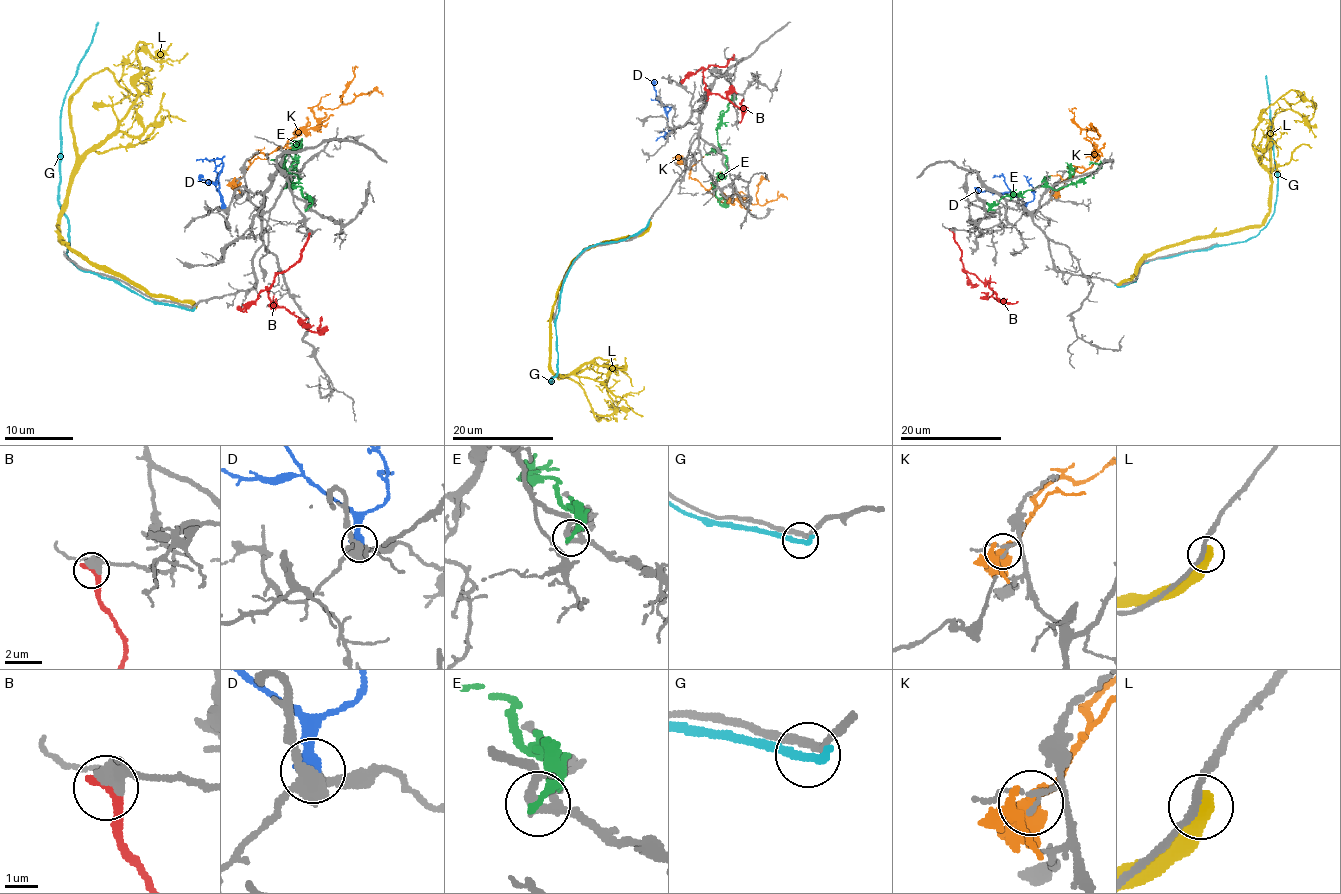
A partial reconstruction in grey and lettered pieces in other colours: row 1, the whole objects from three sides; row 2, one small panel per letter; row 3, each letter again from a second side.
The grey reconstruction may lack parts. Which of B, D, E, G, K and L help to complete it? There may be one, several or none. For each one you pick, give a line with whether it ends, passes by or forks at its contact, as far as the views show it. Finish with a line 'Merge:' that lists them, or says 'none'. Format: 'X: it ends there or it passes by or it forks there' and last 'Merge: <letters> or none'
Merge: none

